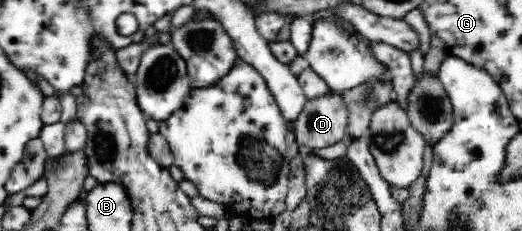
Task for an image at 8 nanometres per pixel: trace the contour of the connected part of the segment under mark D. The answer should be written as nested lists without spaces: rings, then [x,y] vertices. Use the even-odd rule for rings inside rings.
[[[331,91],[308,100],[294,123],[295,139],[301,147],[322,149],[334,146],[346,136],[348,110],[340,93]]]

